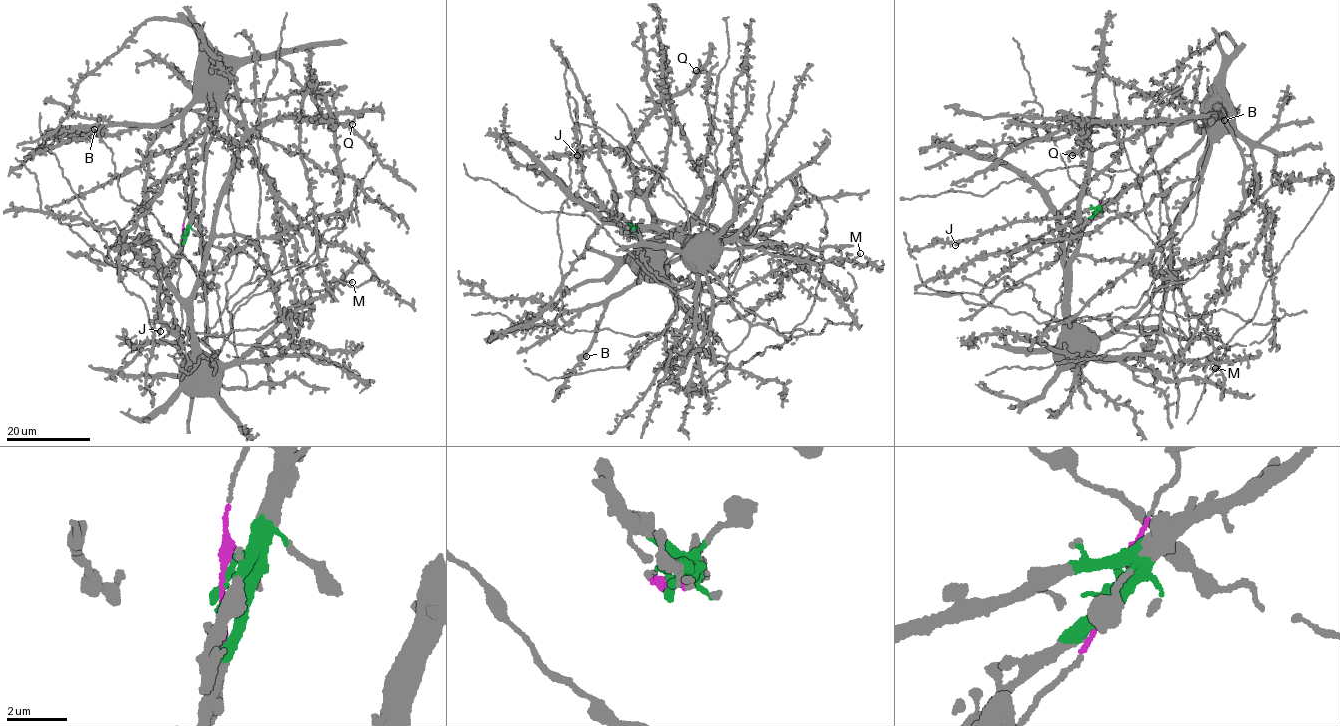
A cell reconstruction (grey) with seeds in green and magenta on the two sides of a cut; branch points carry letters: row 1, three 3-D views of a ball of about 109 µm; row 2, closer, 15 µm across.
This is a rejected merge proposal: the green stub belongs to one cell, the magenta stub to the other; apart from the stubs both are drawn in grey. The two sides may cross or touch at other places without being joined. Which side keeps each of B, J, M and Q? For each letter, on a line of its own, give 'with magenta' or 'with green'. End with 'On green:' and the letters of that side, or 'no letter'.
B: with green
J: with green
M: with magenta
Q: with magenta
On green: B, J

